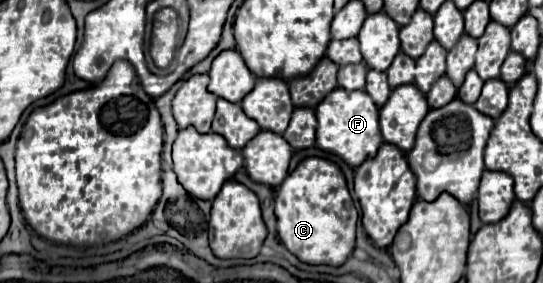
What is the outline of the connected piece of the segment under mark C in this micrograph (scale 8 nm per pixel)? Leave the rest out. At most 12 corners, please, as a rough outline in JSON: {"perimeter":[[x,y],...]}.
{"perimeter":[[302,160],[276,192],[280,242],[342,266],[358,212],[342,170]]}

